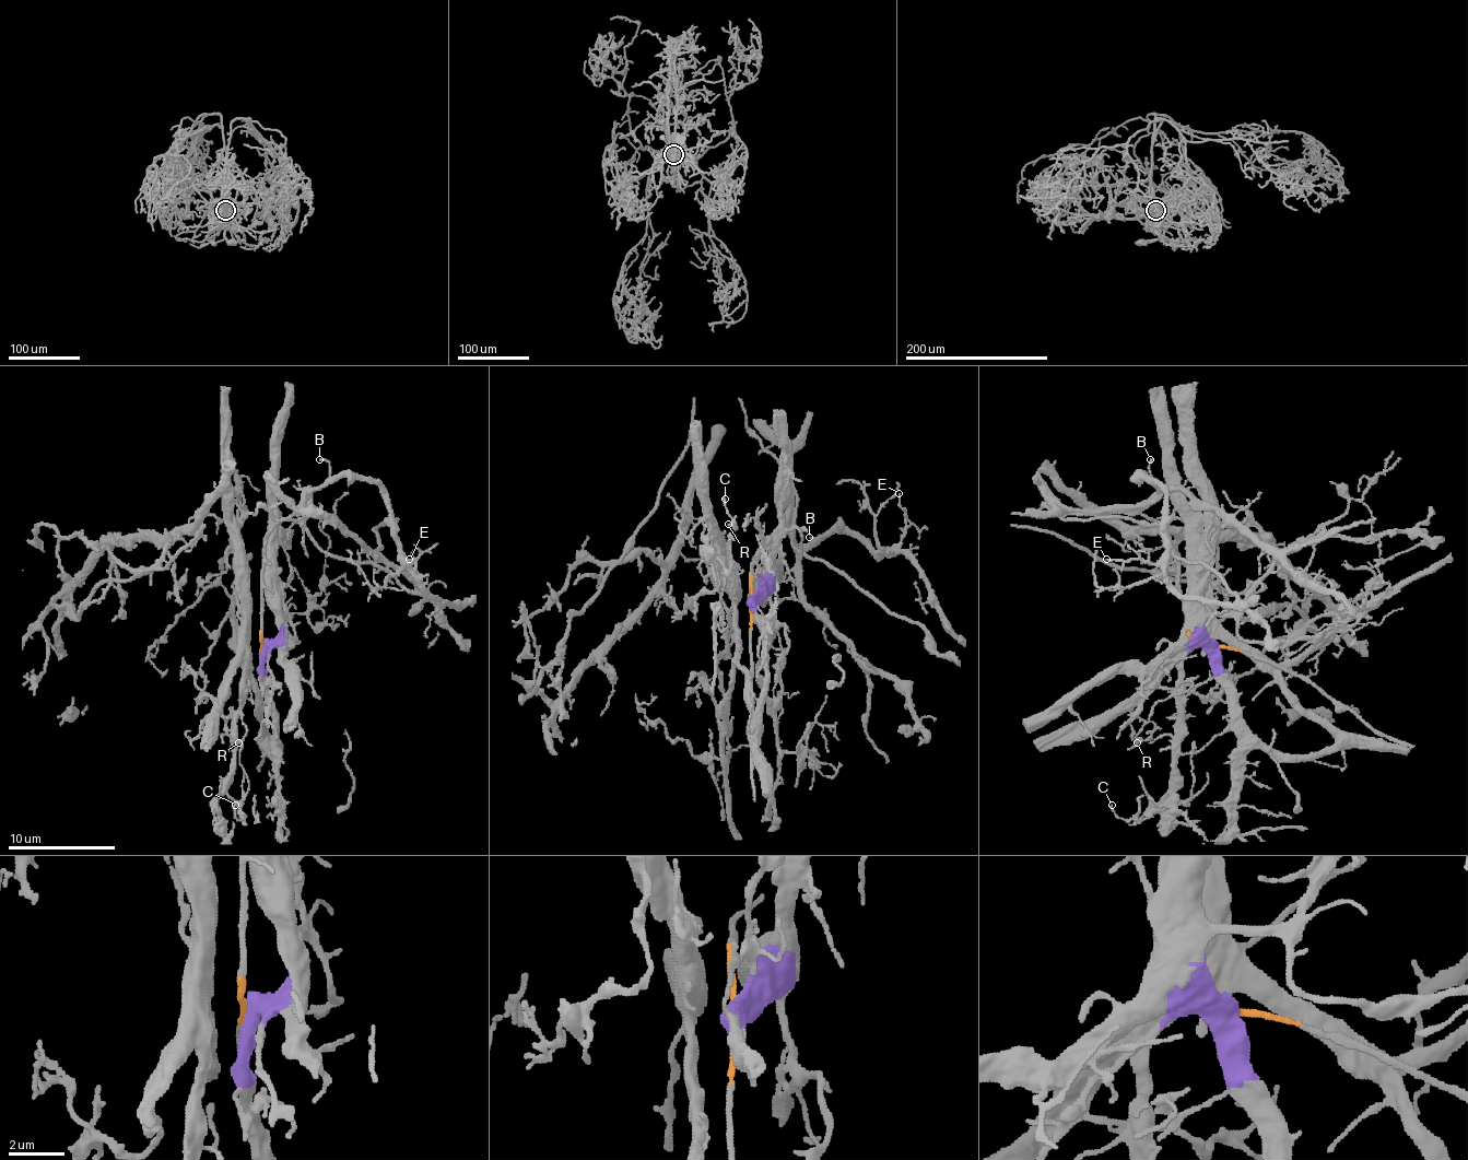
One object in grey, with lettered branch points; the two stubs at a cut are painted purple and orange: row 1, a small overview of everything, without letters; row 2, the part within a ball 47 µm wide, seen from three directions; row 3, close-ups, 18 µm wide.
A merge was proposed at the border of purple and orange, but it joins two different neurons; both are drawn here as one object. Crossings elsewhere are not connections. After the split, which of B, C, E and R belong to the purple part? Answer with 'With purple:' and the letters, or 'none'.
With purple: C, R

